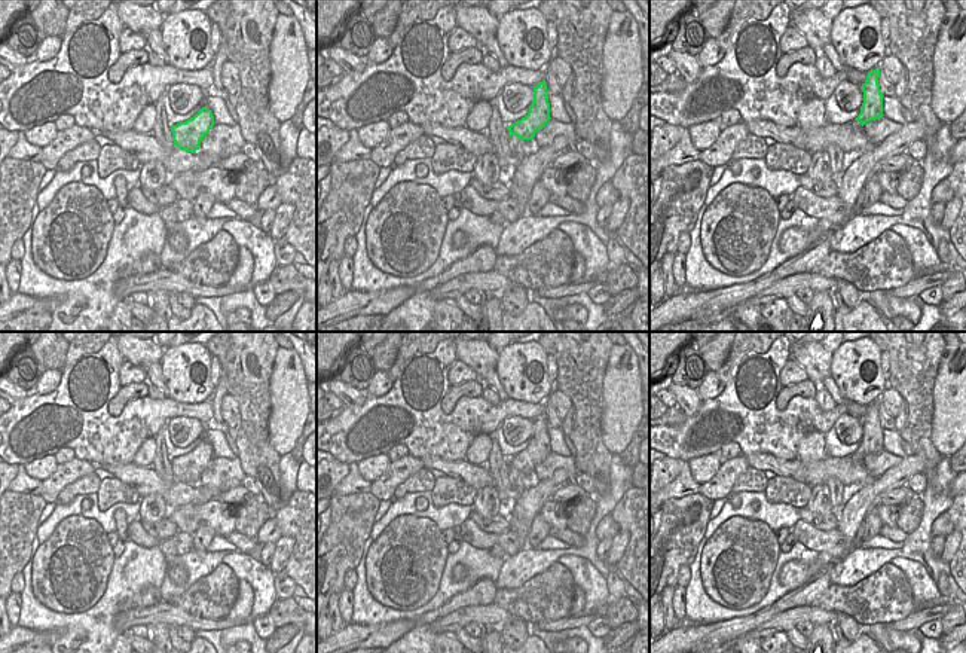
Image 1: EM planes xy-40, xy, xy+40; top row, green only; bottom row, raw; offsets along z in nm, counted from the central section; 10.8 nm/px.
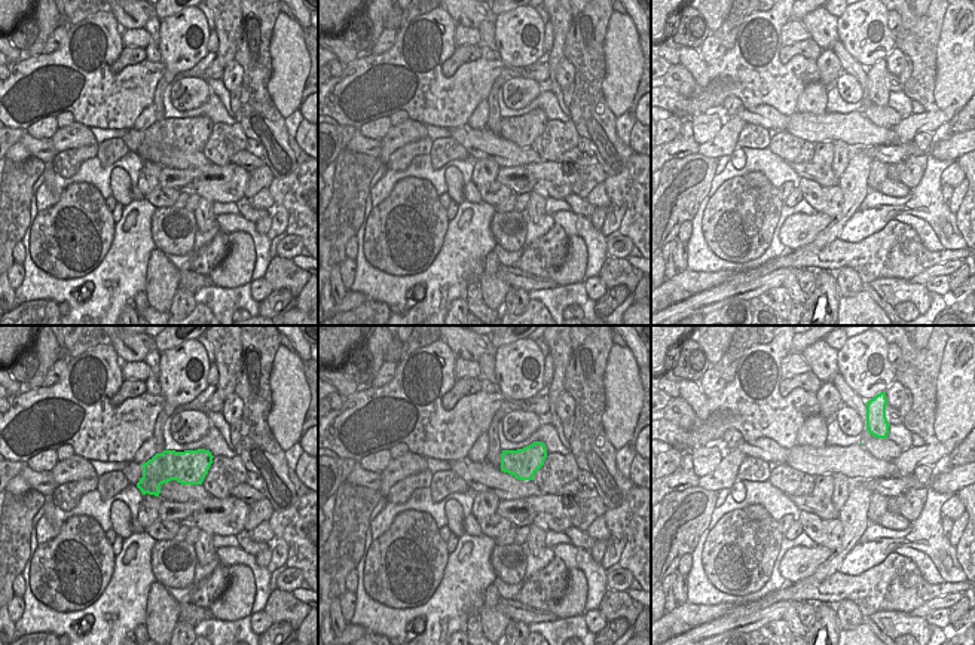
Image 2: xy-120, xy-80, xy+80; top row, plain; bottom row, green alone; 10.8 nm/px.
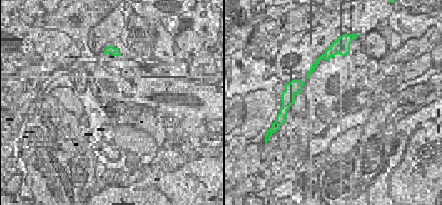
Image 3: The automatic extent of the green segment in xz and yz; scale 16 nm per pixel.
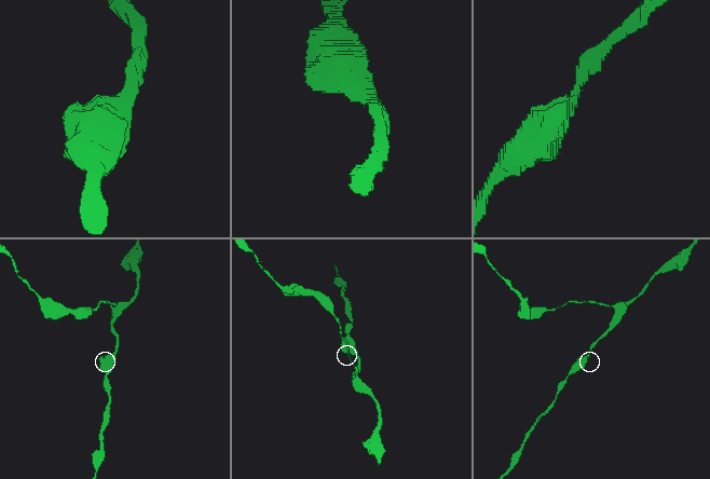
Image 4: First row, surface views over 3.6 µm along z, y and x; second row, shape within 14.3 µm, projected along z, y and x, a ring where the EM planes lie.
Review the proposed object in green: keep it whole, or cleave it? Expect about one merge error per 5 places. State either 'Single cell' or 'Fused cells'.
Single cell.

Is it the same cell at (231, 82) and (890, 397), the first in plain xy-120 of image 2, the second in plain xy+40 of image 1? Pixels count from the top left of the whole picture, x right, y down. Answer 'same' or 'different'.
same

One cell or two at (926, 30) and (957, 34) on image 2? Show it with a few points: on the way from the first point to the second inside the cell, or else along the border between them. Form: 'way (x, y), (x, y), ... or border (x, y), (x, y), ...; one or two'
border (944, 15), (935, 66); two

